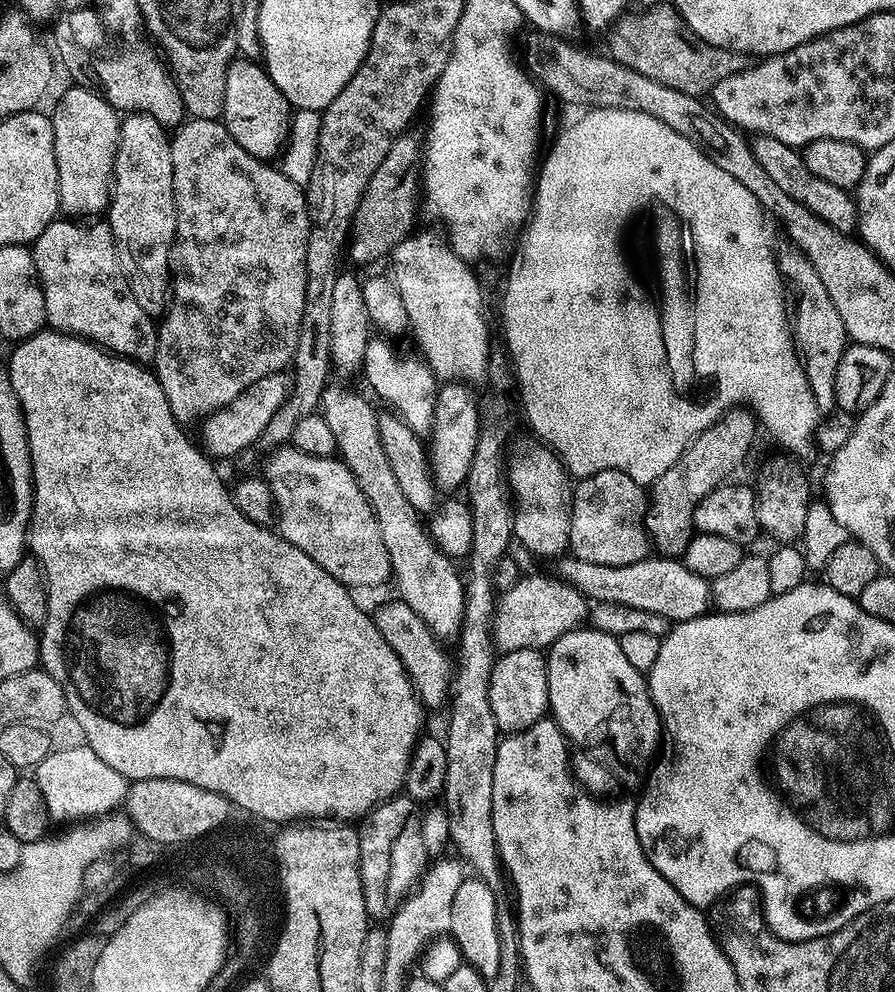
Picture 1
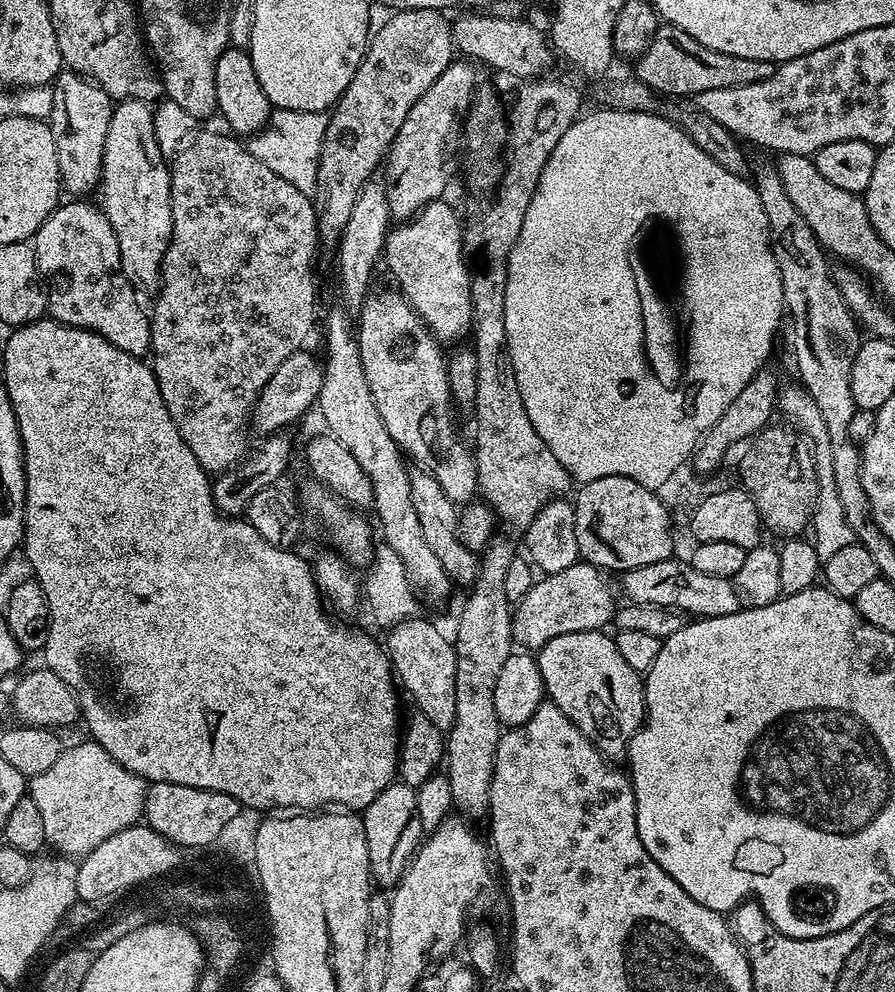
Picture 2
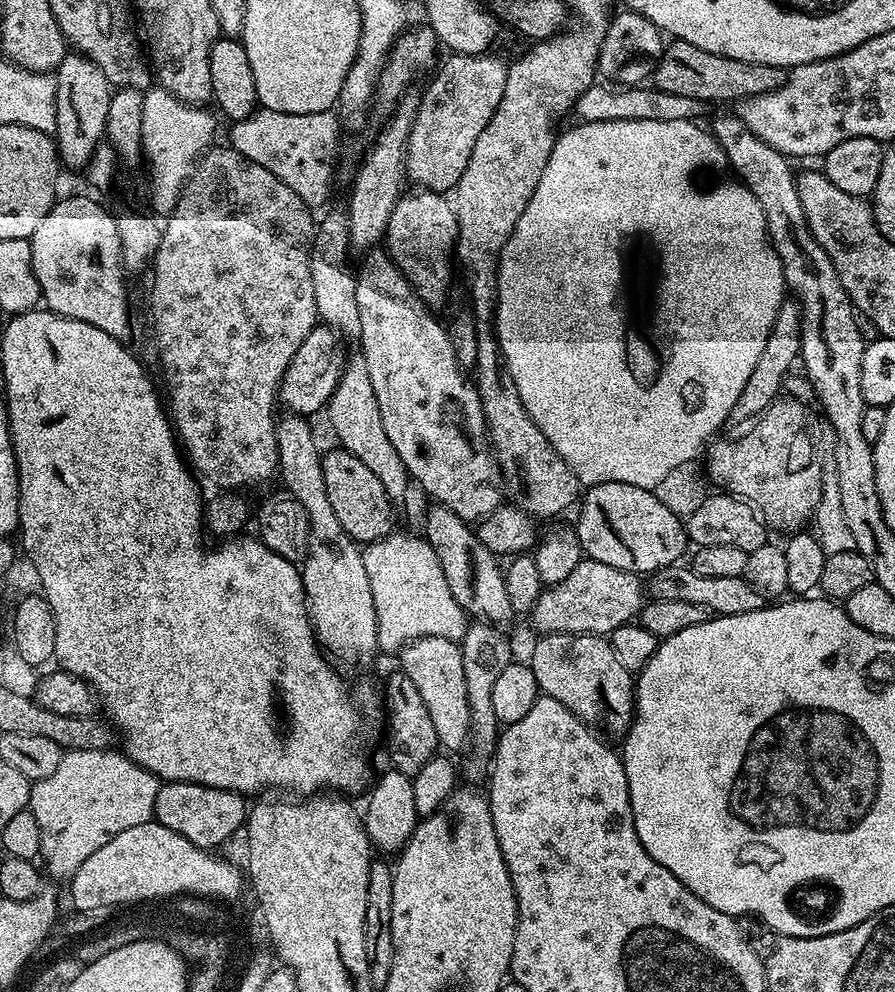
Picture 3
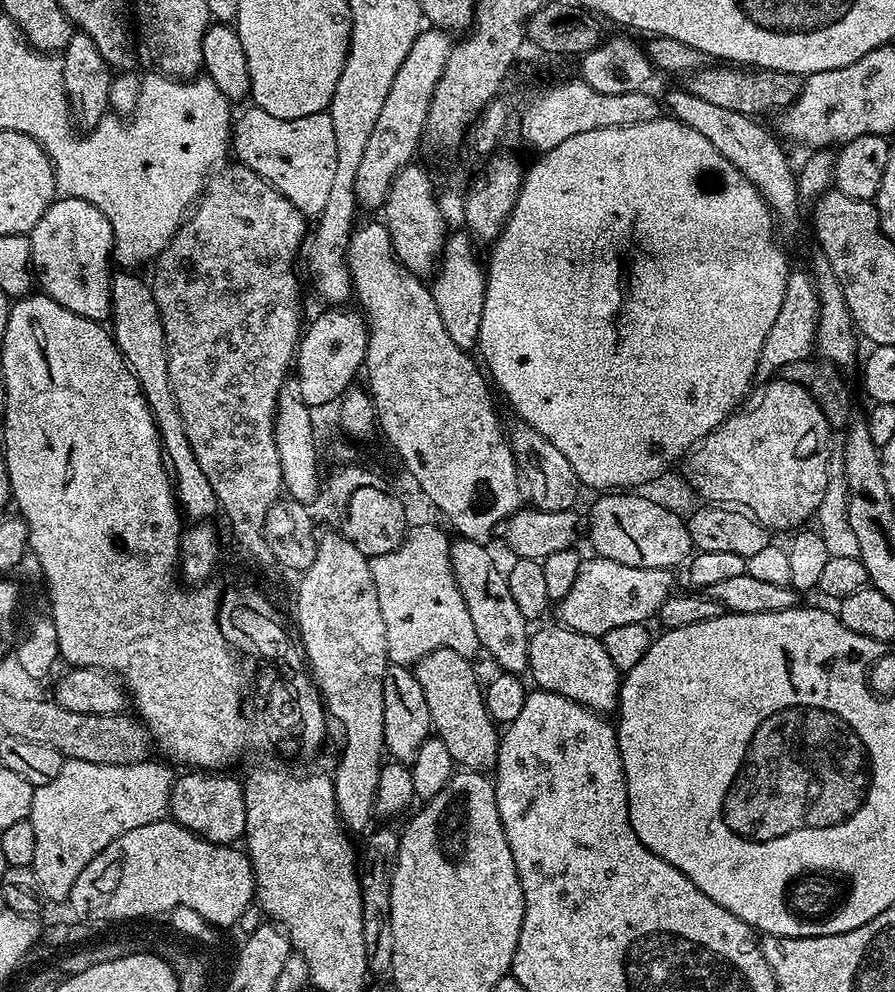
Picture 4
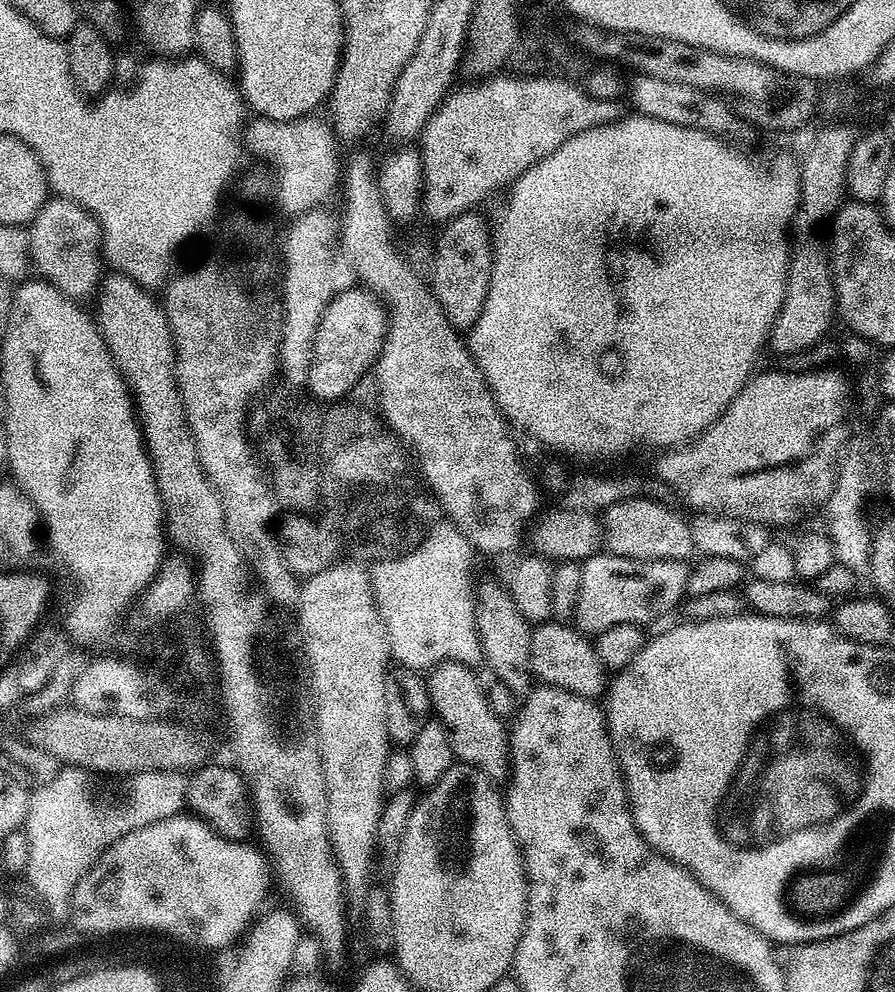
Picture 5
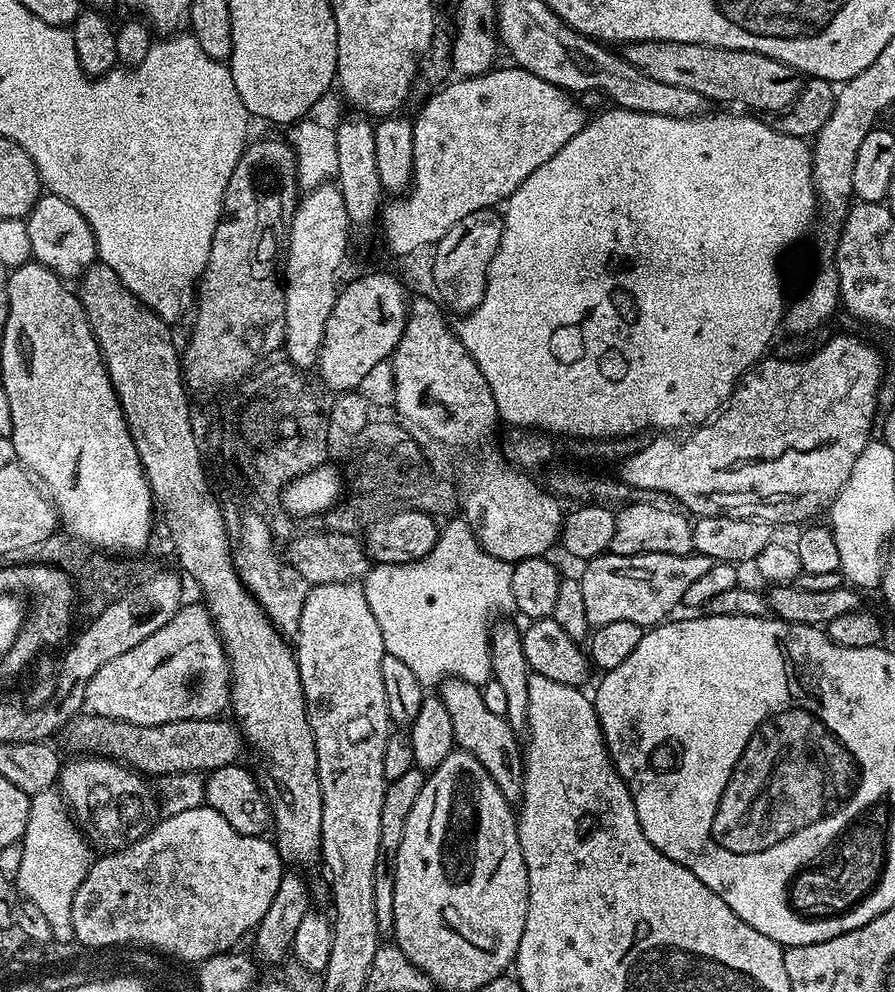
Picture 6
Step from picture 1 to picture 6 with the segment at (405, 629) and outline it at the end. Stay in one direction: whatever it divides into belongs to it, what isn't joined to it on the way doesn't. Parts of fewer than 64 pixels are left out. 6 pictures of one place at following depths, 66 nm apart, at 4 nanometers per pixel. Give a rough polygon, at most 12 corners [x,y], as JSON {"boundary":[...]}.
{"boundary":[[445,679],[456,748],[478,758],[509,804],[524,797],[521,737],[481,689]]}

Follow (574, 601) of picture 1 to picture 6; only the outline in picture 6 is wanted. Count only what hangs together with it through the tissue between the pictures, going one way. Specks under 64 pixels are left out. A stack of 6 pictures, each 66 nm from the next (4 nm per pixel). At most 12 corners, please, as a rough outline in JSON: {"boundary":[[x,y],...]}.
{"boundary":[[595,556],[578,576],[588,623],[655,626],[713,563]]}

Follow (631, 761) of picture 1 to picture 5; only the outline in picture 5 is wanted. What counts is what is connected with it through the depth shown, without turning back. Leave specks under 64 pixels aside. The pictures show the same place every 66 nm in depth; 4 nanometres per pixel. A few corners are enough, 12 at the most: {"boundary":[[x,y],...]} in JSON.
{"boundary":[[567,623],[532,628],[540,684],[605,695],[595,643]]}

